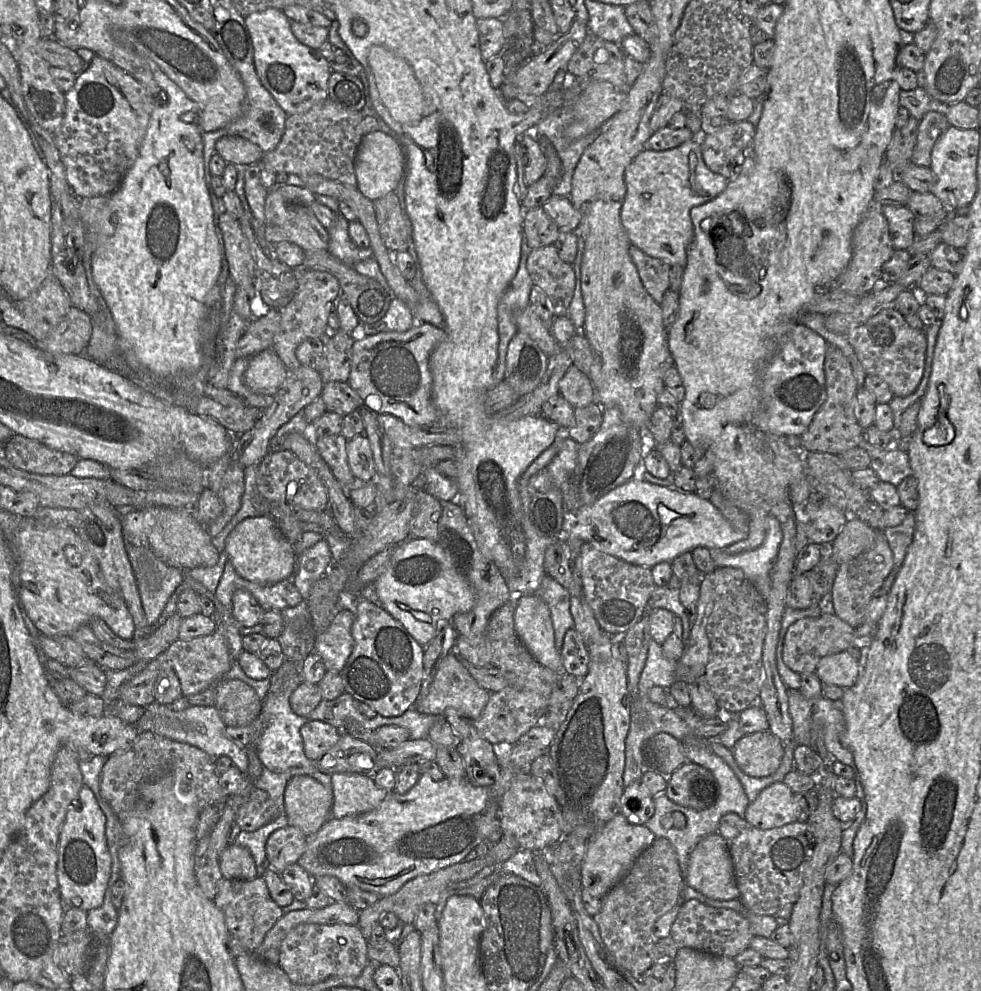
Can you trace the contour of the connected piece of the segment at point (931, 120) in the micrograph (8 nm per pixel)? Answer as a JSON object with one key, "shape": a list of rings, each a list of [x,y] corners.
{"shape":[[[937,111],[927,112],[919,121],[916,144],[911,157],[912,163],[930,167],[932,149],[949,126],[946,115]]]}

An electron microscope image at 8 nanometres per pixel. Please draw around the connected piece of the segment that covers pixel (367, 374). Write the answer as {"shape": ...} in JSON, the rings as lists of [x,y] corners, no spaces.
{"shape":[[[417,322],[405,332],[389,331],[358,335],[352,347],[348,384],[364,400],[364,406],[377,406],[378,413],[392,414],[412,427],[438,424],[439,414],[432,400],[432,373],[429,358],[446,336],[444,328]]]}

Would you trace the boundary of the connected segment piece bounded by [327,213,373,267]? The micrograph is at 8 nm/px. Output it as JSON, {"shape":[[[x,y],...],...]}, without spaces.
{"shape":[[[336,213],[335,221],[327,229],[329,236],[328,251],[344,264],[353,267],[360,261],[373,257],[371,247],[357,247],[349,236],[349,221],[340,213]]]}

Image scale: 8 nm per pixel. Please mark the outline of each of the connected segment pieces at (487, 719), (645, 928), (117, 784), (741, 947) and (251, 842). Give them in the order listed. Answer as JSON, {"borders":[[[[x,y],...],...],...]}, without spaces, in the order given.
{"borders":[[[[515,602],[505,603],[492,614],[485,632],[491,661],[484,667],[497,667],[515,674],[513,685],[490,692],[489,700],[481,714],[472,720],[478,733],[491,744],[514,745],[530,728],[540,724],[547,711],[551,692],[556,687],[556,673],[539,664],[518,637],[514,614]]],[[[656,837],[637,857],[627,874],[601,899],[601,909],[593,916],[606,948],[618,964],[629,970],[638,957],[649,954],[657,941],[652,933],[654,923],[674,906],[680,905],[685,886],[672,843],[666,838]]],[[[151,731],[139,732],[137,740],[130,748],[107,758],[100,776],[100,795],[122,822],[138,799],[142,781],[161,771],[172,772],[175,794],[193,792],[196,795],[199,813],[208,803],[221,804],[224,810],[228,797],[220,786],[220,774],[209,755],[193,746],[173,741]]],[[[696,899],[684,901],[680,905],[676,920],[670,930],[670,937],[679,949],[692,948],[731,958],[749,948],[753,936],[749,921],[740,913],[732,909],[715,908]]],[[[283,813],[272,822],[266,824],[256,831],[241,831],[239,836],[236,838],[234,843],[248,849],[253,856],[258,876],[262,875],[262,873],[265,871],[263,865],[264,861],[267,859],[266,843],[268,838],[272,833],[286,826],[288,826],[288,819],[285,813]]]]}

